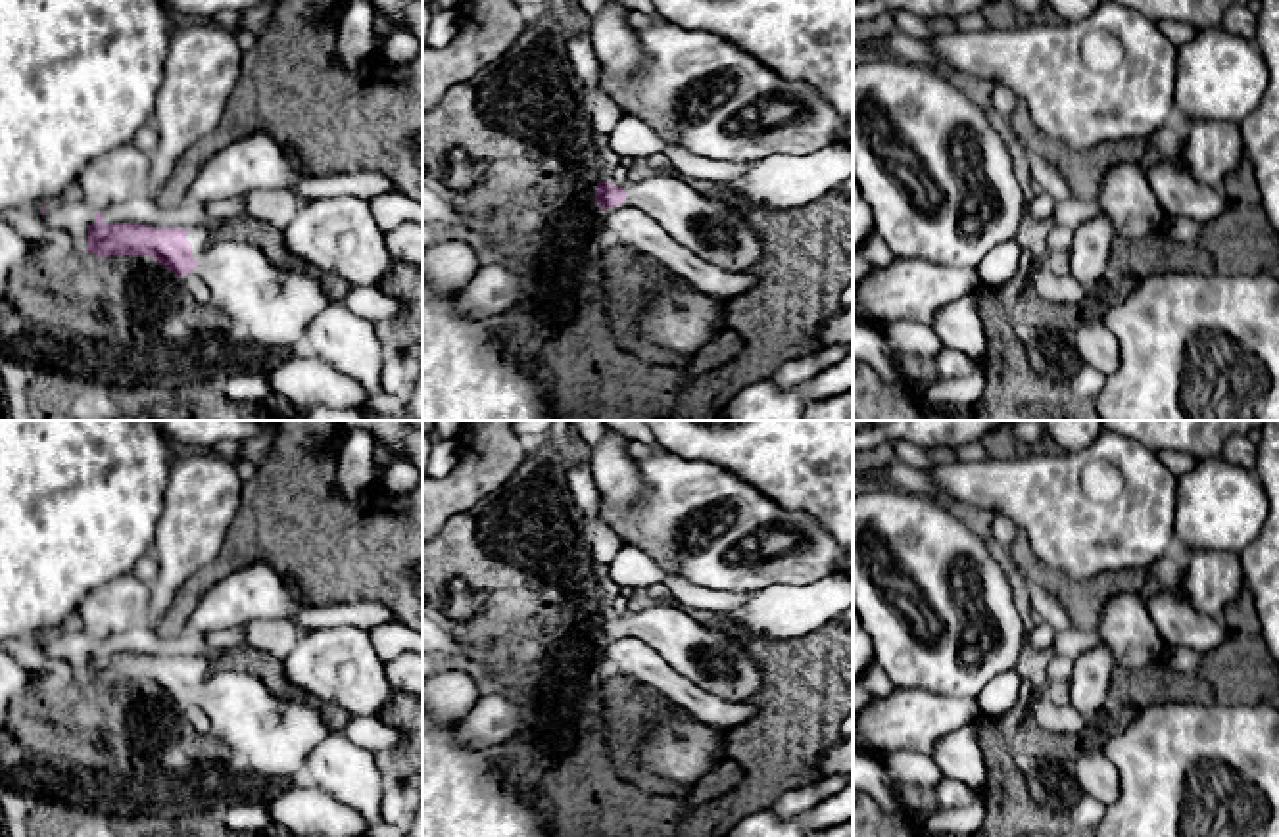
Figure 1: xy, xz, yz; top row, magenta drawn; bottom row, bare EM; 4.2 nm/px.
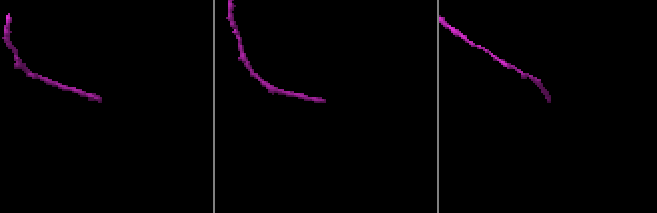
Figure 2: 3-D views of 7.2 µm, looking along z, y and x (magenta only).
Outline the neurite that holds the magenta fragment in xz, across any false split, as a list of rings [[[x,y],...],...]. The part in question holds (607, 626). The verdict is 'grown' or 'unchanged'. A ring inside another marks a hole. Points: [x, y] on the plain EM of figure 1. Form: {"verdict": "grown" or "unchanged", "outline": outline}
{"verdict": "grown", "outline": [[[659,603],[626,618],[597,612],[595,632],[601,639],[622,634],[640,639],[672,670],[724,701],[751,701],[764,682],[745,647],[747,634],[730,626],[707,628],[676,603]]]}

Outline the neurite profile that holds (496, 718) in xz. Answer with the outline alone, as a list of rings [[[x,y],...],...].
[[[492,685],[474,708],[459,722],[455,737],[469,749],[503,747],[522,726],[519,697]]]

